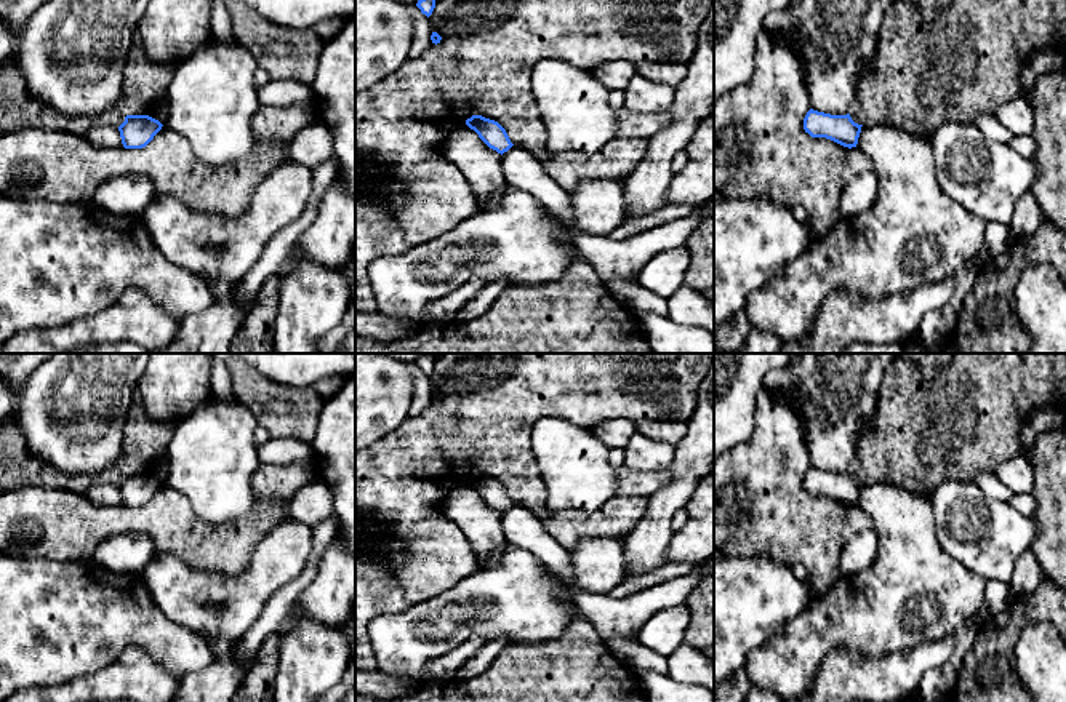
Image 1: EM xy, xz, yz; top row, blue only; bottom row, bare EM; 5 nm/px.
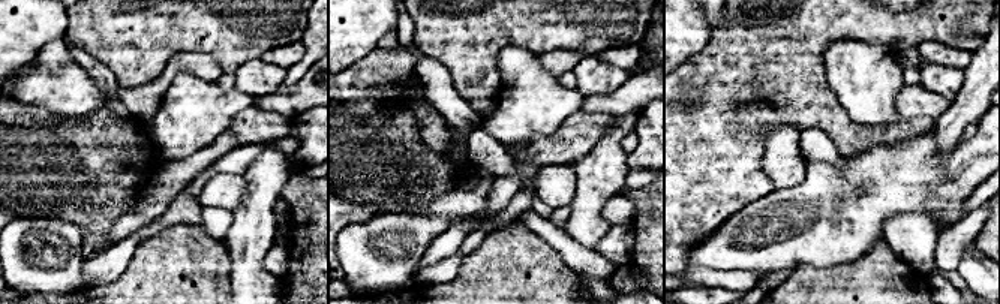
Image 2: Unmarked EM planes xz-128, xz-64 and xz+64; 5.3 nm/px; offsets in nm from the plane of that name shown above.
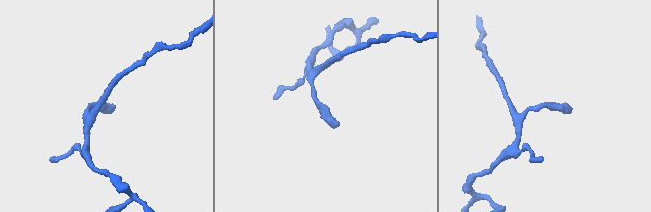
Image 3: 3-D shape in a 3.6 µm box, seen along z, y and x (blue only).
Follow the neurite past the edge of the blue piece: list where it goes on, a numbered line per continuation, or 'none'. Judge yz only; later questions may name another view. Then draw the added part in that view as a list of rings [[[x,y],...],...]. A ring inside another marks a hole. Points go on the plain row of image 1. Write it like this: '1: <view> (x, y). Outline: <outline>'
none

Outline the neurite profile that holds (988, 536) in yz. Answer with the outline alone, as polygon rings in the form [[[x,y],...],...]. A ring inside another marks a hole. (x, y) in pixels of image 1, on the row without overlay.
[[[972,480],[943,481],[930,496],[936,539],[941,548],[984,580],[1010,582],[1018,558],[1031,548],[1037,521],[1015,510],[1008,502],[986,496]]]

